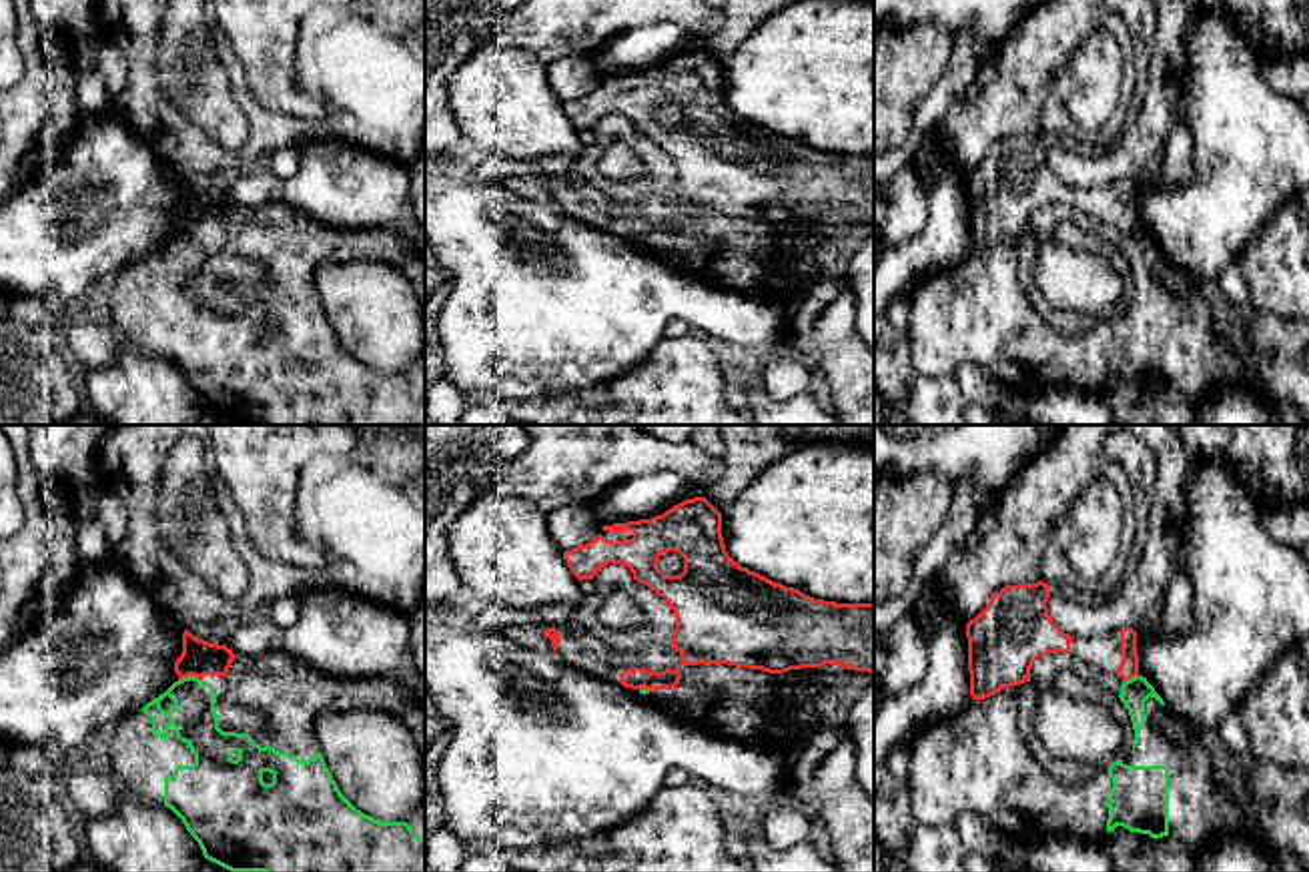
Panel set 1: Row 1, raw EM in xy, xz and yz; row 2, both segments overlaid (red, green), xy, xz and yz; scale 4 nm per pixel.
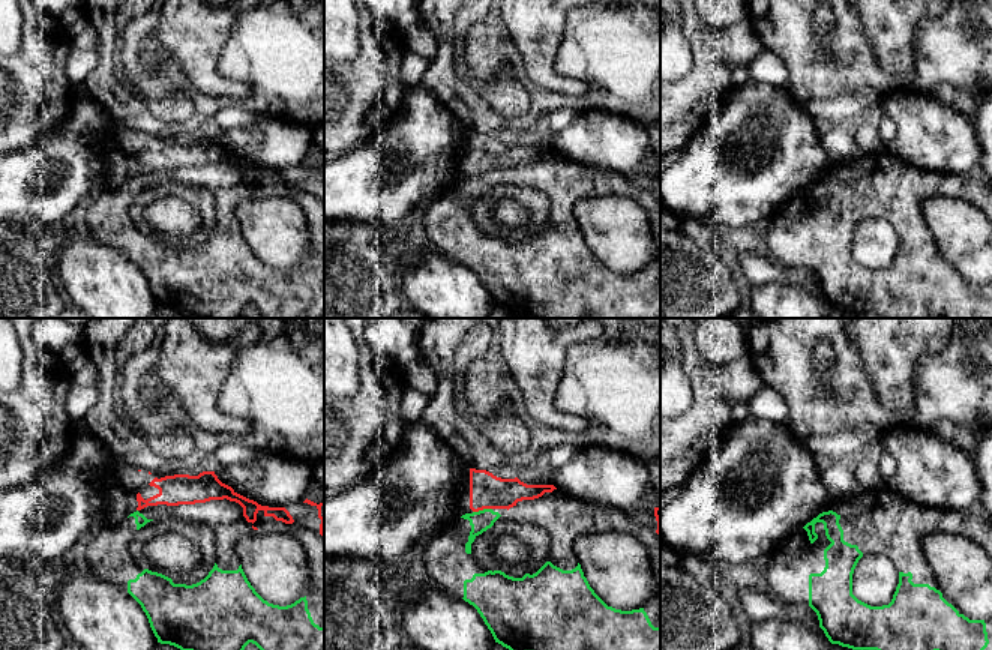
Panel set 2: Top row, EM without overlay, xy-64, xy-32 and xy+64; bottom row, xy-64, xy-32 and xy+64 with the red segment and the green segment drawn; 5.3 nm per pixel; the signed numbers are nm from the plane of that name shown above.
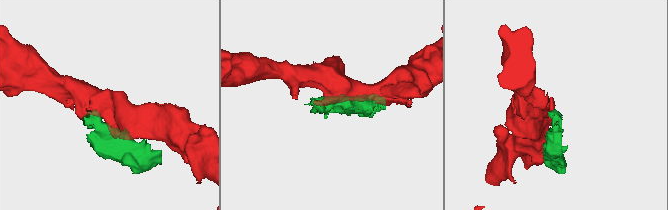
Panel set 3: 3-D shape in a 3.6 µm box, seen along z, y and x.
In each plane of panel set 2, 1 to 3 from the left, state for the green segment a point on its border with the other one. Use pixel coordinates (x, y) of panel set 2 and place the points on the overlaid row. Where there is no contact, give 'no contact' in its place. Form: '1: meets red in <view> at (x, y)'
1: no contact
2: meets red in xy-32 at (482, 509)
3: no contact

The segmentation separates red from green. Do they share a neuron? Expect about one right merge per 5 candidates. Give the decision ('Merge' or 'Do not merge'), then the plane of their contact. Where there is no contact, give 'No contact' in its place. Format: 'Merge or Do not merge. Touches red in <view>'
Do not merge. Touches red in xy

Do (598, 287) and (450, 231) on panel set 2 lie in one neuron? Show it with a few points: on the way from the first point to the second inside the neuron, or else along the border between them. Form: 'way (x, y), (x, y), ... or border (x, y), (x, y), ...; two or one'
way (562, 284), (556, 278), (523, 278), (486, 254); one

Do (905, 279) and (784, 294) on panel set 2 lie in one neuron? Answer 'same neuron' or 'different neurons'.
different neurons

